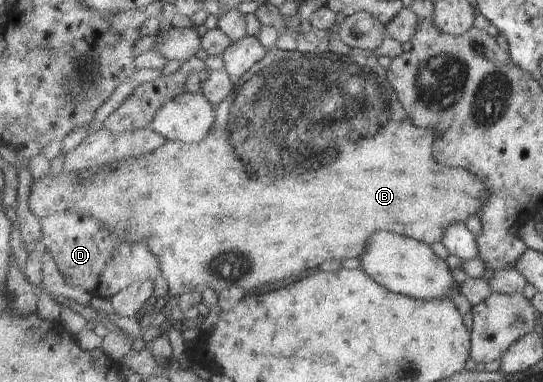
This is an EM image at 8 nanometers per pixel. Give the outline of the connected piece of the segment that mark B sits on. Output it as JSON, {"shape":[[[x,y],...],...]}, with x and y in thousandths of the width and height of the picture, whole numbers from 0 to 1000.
{"shape":[[[497,126],[492,147],[483,157],[466,170],[466,178],[453,188],[448,199],[438,202],[433,209],[429,236],[422,243],[422,251],[407,267],[405,275],[398,277],[398,309],[394,319],[394,332],[390,343],[385,346],[381,361],[372,366],[368,374],[335,374],[333,369],[308,369],[300,374],[293,387],[282,390],[278,398],[249,411],[236,414],[225,421],[215,424],[215,437],[206,442],[182,445],[180,453],[169,458],[164,450],[142,450],[142,448],[123,448],[116,440],[101,461],[94,455],[83,458],[79,466],[68,471],[63,469],[55,487],[55,510],[53,510],[53,539],[61,552],[64,565],[70,565],[74,573],[83,568],[94,568],[101,560],[122,558],[123,552],[134,552],[144,563],[164,563],[171,568],[177,579],[182,579],[193,599],[199,599],[201,607],[210,610],[225,631],[234,631],[236,636],[258,636],[260,631],[271,631],[273,647],[278,652],[278,660],[291,675],[298,715],[302,725],[309,733],[309,746],[313,759],[309,762],[311,775],[337,775],[339,764],[348,764],[352,759],[370,762],[376,754],[390,754],[400,767],[414,754],[429,757],[435,749],[448,754],[451,770],[470,770],[477,764],[503,764],[503,754],[517,754],[517,743],[547,743],[547,733],[554,733],[554,723],[562,723],[562,712],[576,712],[576,702],[591,702],[591,691],[599,691],[602,681],[635,681],[635,675],[661,675],[672,654],[672,639],[676,628],[698,607],[698,602],[720,605],[722,610],[731,610],[733,615],[742,615],[759,626],[768,626],[770,631],[797,639],[797,634],[814,634],[814,618],[818,615],[820,599],[834,584],[855,584],[864,563],[878,563],[878,550],[890,545],[891,518],[899,510],[899,495],[893,495],[893,484],[888,471],[882,471],[877,461],[871,461],[860,445],[851,440],[820,440],[820,435],[808,435],[807,421],[799,416],[799,377],[803,374],[803,346],[797,338],[781,338],[770,332],[751,304],[750,288],[740,280],[737,262],[733,259],[733,246],[727,241],[727,233],[720,225],[716,207],[711,204],[709,194],[702,181],[687,186],[687,178],[674,173],[661,175],[654,173],[645,149],[626,149],[613,144],[593,131],[584,131],[575,139],[556,139],[551,134],[523,134],[516,128]]]}

